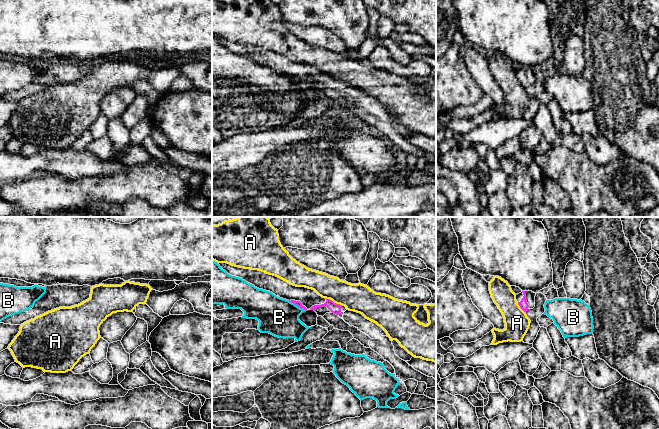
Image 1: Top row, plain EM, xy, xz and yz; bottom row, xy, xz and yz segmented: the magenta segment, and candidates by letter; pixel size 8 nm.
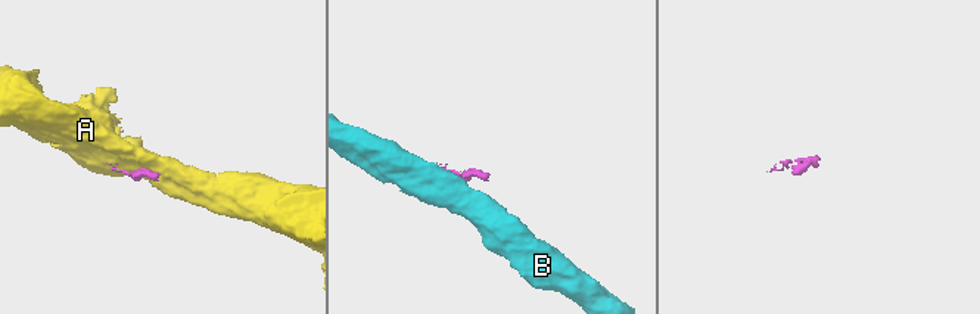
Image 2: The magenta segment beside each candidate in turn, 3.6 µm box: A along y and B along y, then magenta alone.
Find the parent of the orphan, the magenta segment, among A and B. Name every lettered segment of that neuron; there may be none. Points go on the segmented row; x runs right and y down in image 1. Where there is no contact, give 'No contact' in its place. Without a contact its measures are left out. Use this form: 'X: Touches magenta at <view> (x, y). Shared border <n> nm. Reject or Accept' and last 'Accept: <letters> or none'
A: Touches magenta at xz (333, 302). Shared border 160 nm. Reject
B: Touches magenta at xz (297, 305). Shared border 150 nm. Reject
Accept: none

